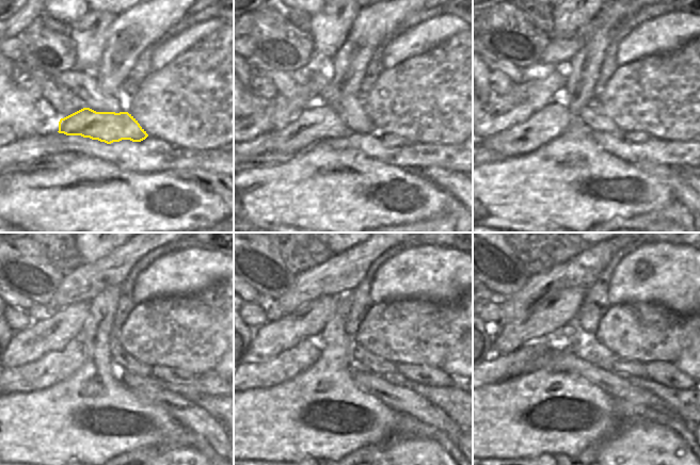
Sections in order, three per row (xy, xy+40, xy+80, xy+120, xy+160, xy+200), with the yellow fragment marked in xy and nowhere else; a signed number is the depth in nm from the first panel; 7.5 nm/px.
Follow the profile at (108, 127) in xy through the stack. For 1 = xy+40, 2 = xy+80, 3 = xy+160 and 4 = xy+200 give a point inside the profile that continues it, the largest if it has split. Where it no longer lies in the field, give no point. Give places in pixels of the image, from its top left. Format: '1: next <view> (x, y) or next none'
1: next xy+40 (318, 122)
2: next xy+80 (552, 121)
3: next xy+160 (290, 363)
4: next xy+200 (524, 359)

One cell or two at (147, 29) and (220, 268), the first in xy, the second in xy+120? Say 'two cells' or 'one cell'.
two cells

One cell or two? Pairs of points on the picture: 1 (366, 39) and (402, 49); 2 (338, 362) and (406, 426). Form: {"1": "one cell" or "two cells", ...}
{"1": "two cells", "2": "two cells"}

